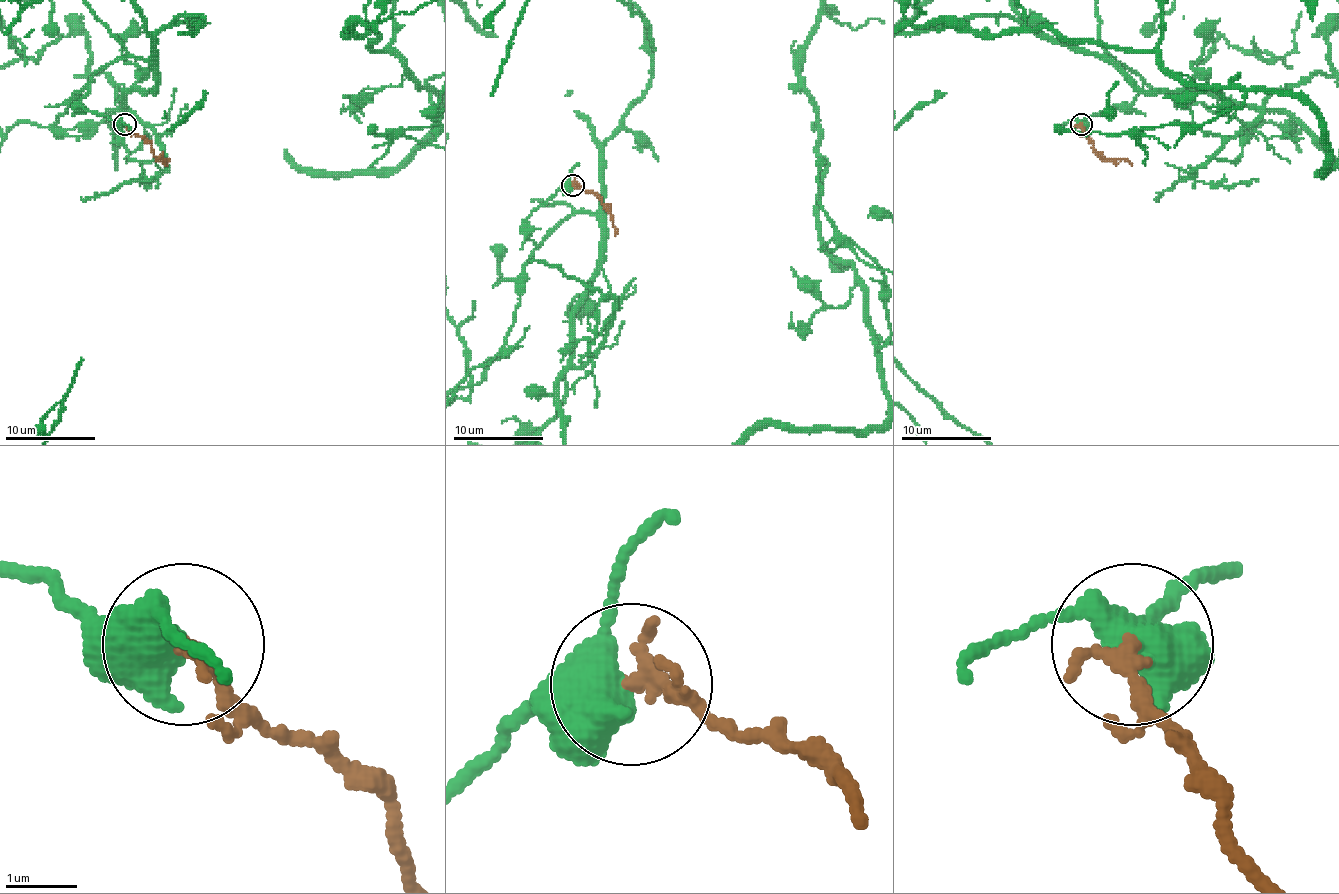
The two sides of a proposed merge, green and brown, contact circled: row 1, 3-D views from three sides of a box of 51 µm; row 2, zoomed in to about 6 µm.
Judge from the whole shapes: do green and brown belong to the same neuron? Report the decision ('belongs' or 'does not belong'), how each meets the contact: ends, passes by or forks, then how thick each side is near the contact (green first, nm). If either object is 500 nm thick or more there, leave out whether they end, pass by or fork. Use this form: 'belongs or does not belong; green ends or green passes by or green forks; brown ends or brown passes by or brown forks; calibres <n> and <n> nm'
does not belong; calibres 500 and 240 nm

